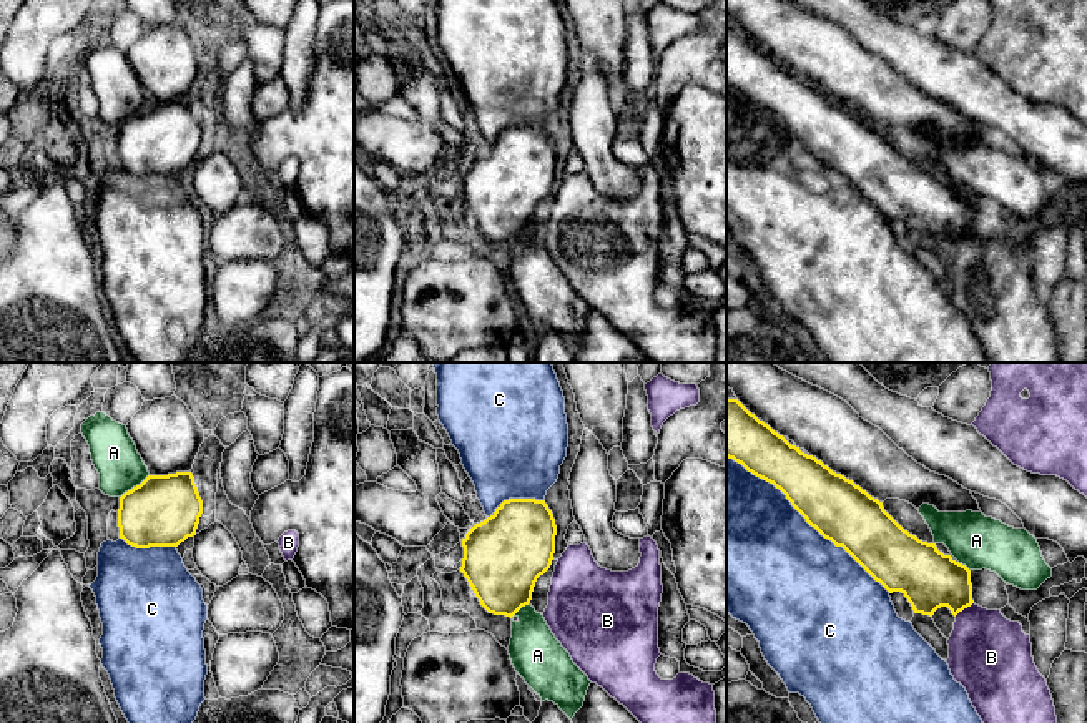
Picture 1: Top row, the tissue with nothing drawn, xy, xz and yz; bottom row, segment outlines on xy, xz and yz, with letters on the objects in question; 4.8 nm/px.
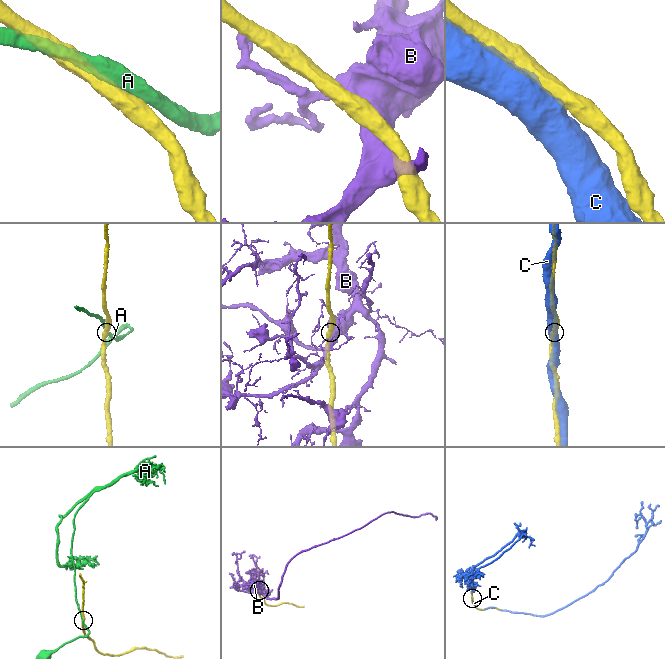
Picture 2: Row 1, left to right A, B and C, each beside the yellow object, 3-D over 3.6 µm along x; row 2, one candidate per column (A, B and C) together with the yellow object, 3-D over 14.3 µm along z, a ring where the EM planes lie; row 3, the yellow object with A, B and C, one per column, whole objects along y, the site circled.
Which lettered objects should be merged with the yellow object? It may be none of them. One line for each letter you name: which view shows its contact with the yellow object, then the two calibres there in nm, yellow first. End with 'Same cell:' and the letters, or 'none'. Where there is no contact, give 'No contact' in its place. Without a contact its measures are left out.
C: Touches yellow in yz. Thickness 300 nm (yellow) against 500 nm
Same cell: C

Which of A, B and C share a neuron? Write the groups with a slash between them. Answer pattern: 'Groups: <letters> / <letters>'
Groups: A / B / C

